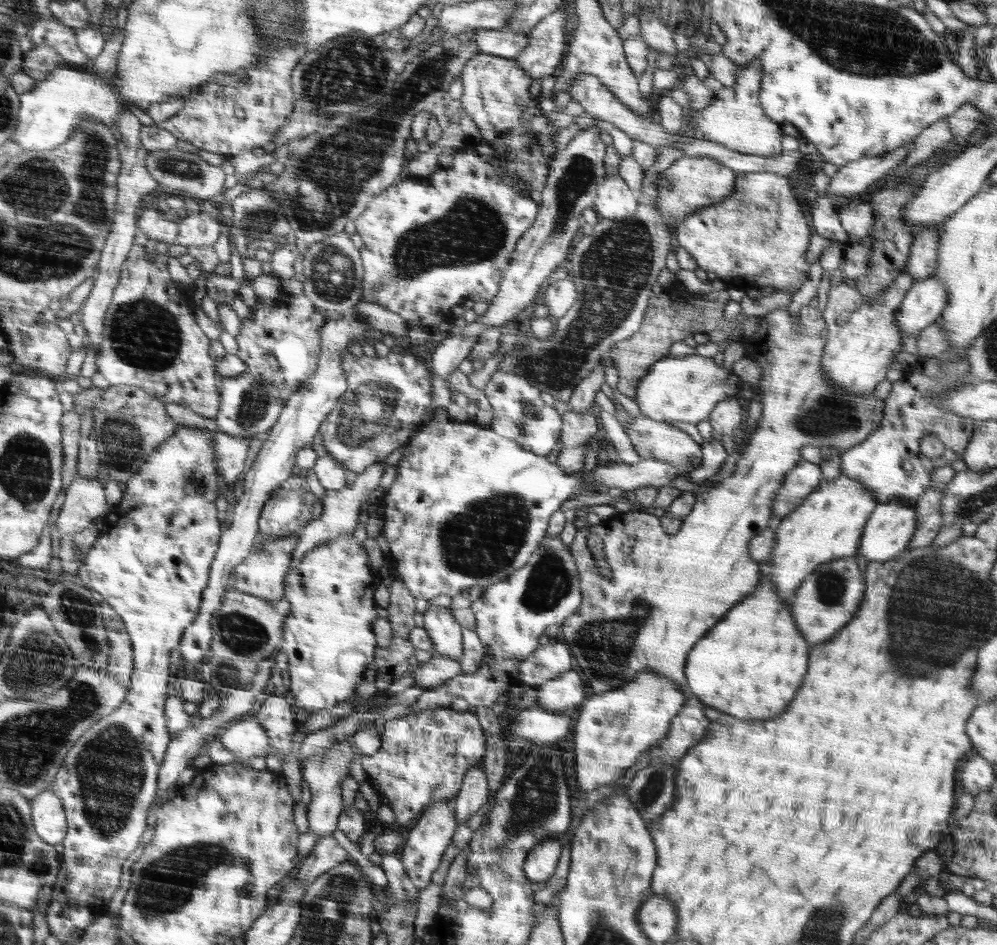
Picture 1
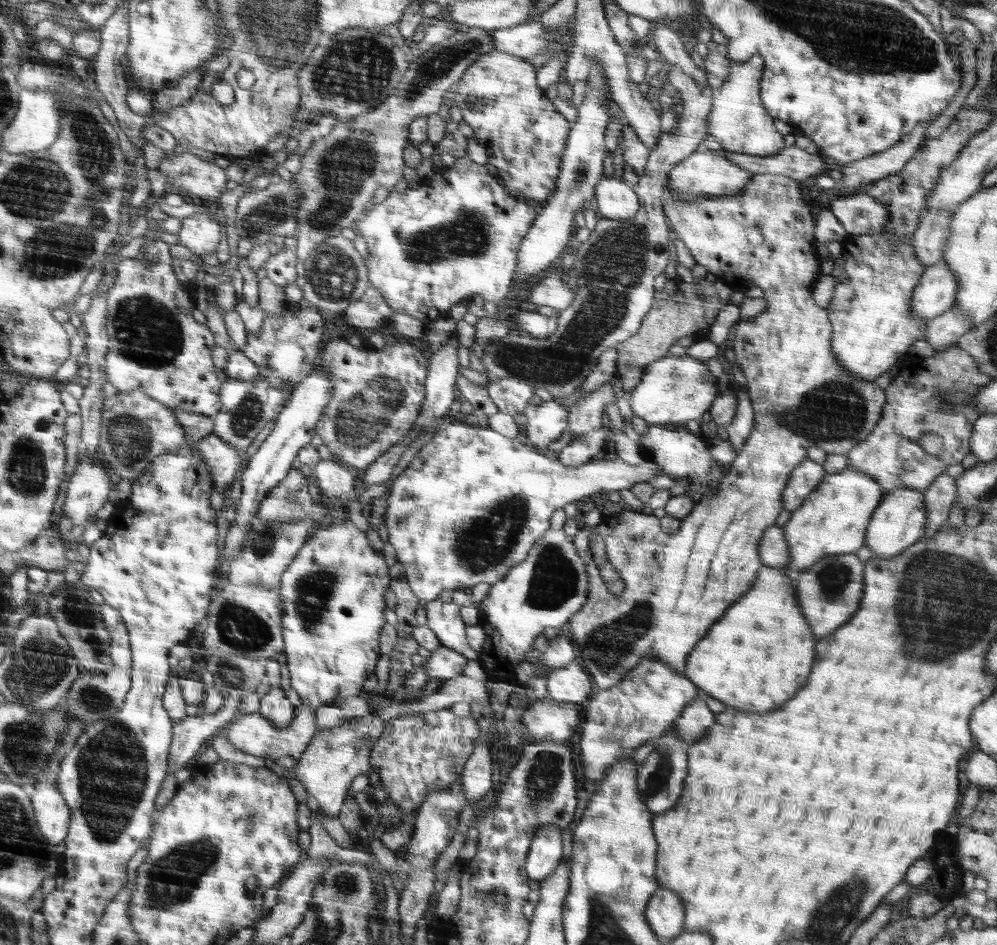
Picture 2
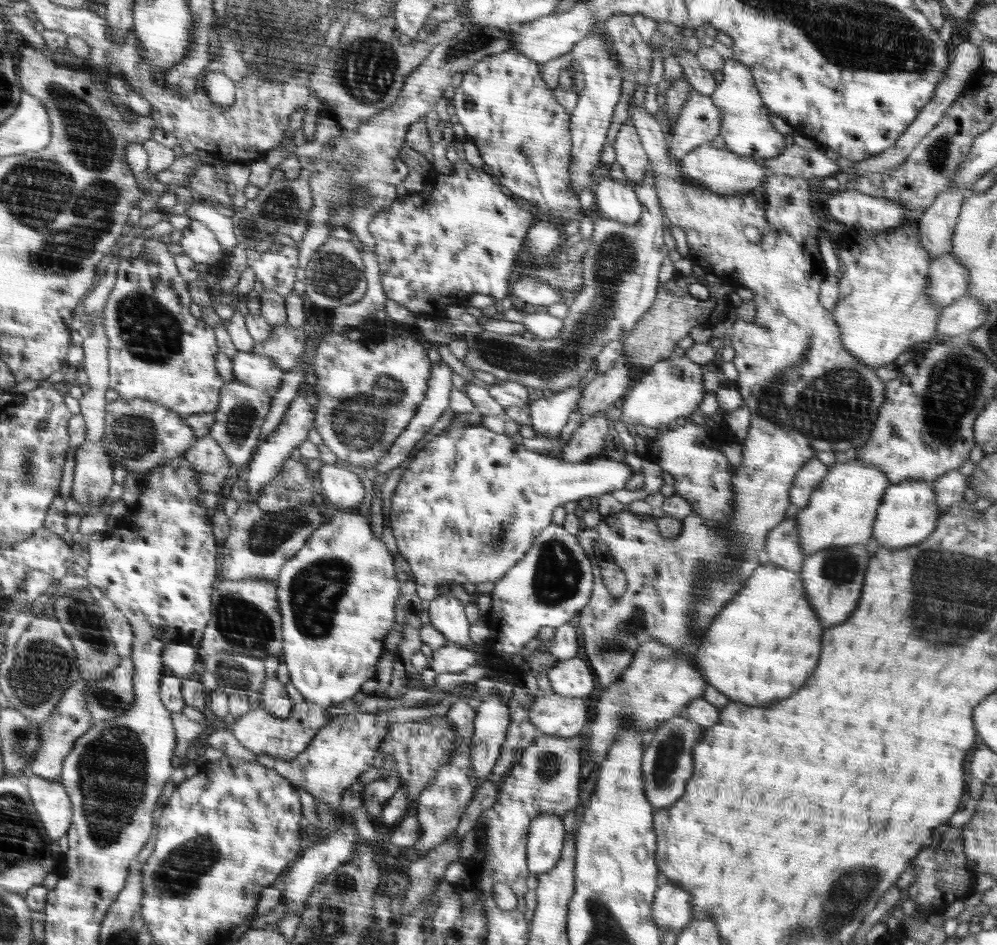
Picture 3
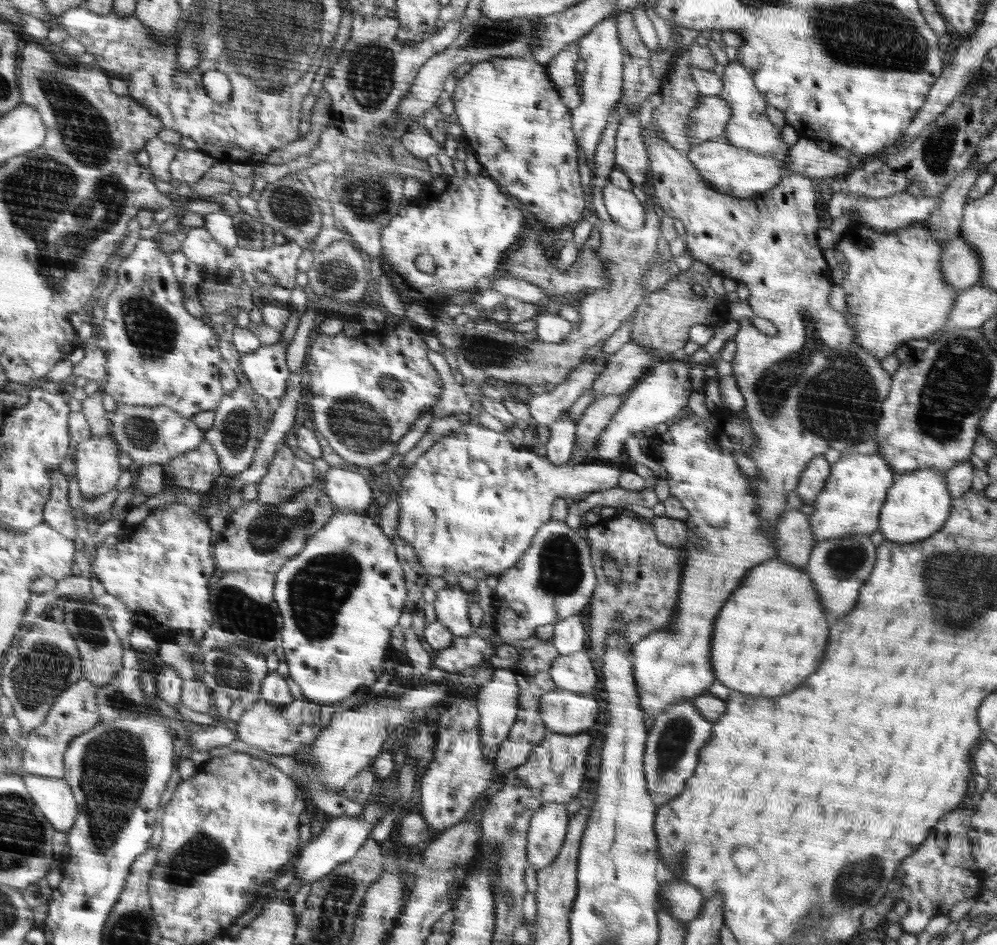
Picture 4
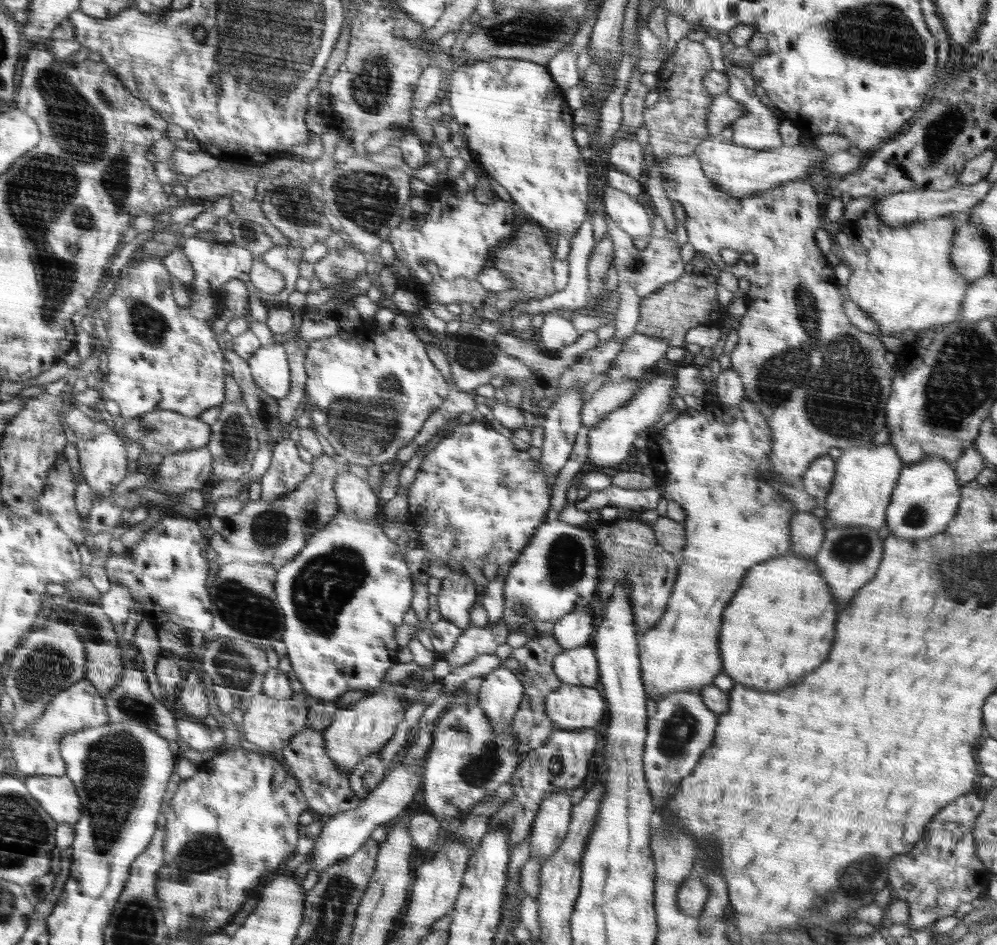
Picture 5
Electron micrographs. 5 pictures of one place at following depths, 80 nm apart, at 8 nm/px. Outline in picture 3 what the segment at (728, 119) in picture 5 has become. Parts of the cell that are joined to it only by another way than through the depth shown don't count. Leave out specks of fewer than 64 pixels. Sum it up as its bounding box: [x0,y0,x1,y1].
[669,87,720,161]

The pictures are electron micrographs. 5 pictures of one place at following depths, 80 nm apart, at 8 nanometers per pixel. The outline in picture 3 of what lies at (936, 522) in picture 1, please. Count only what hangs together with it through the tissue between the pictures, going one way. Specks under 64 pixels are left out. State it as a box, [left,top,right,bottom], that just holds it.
[933,469,968,517]

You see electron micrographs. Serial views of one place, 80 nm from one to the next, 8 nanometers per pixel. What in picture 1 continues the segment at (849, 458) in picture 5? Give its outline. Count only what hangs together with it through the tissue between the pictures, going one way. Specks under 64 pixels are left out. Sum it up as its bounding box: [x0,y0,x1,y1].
[761,476,877,603]

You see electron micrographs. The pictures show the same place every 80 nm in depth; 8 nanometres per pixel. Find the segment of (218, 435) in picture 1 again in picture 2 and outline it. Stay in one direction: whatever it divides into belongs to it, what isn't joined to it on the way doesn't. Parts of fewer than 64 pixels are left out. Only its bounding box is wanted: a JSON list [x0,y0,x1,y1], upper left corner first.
[194,433,242,492]

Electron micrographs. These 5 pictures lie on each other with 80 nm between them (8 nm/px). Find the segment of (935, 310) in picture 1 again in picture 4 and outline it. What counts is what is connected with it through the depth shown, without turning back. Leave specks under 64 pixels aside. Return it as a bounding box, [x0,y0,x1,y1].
[941,236,981,292]

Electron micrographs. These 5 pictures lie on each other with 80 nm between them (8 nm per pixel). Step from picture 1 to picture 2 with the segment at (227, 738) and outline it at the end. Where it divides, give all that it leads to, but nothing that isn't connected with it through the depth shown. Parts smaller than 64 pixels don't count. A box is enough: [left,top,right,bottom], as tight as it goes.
[222,704,318,803]

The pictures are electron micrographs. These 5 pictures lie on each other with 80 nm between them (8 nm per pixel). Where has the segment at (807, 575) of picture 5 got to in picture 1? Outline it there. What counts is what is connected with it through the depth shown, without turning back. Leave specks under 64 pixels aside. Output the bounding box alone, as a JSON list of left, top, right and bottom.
[684,574,808,720]

